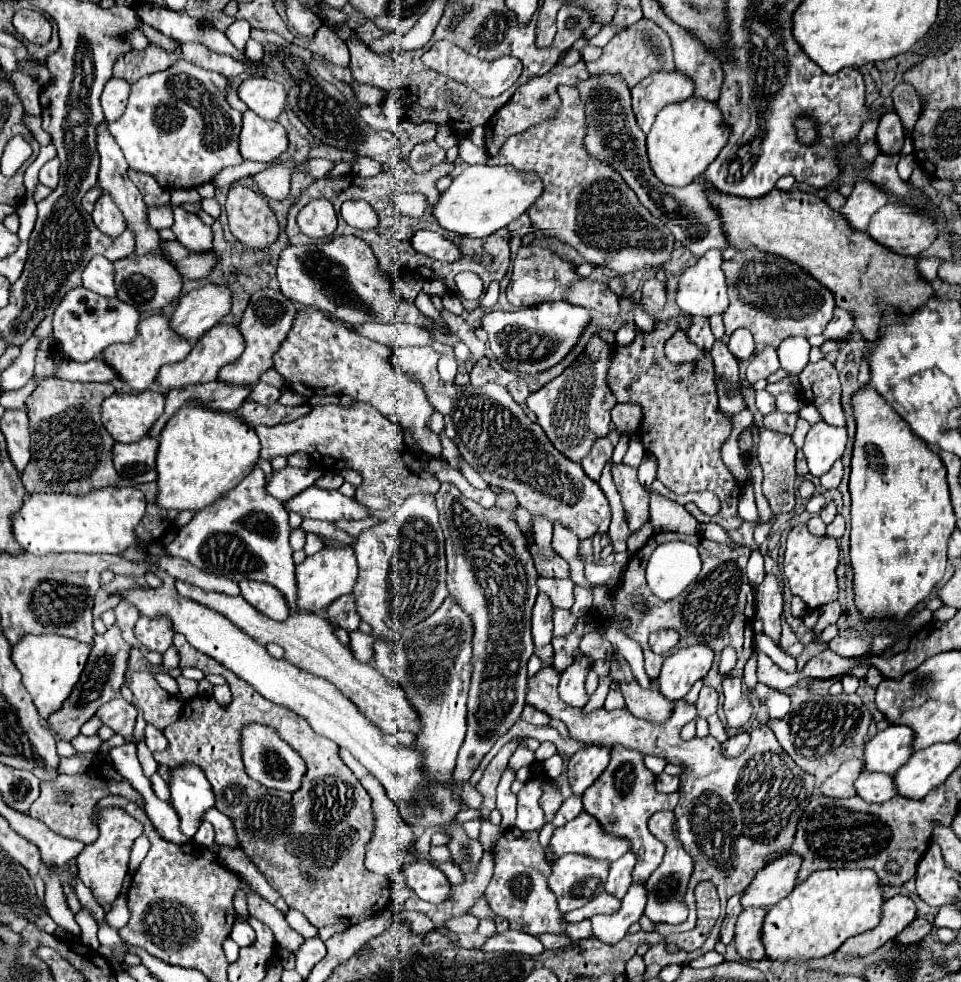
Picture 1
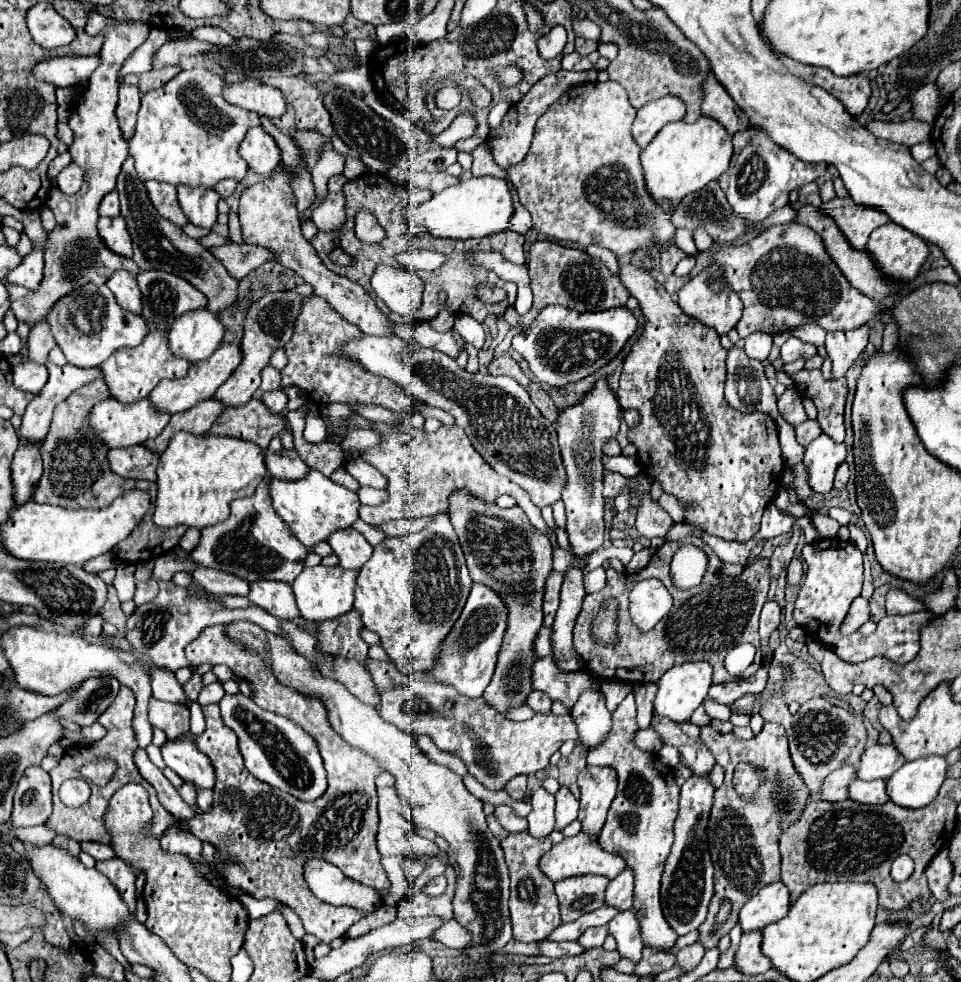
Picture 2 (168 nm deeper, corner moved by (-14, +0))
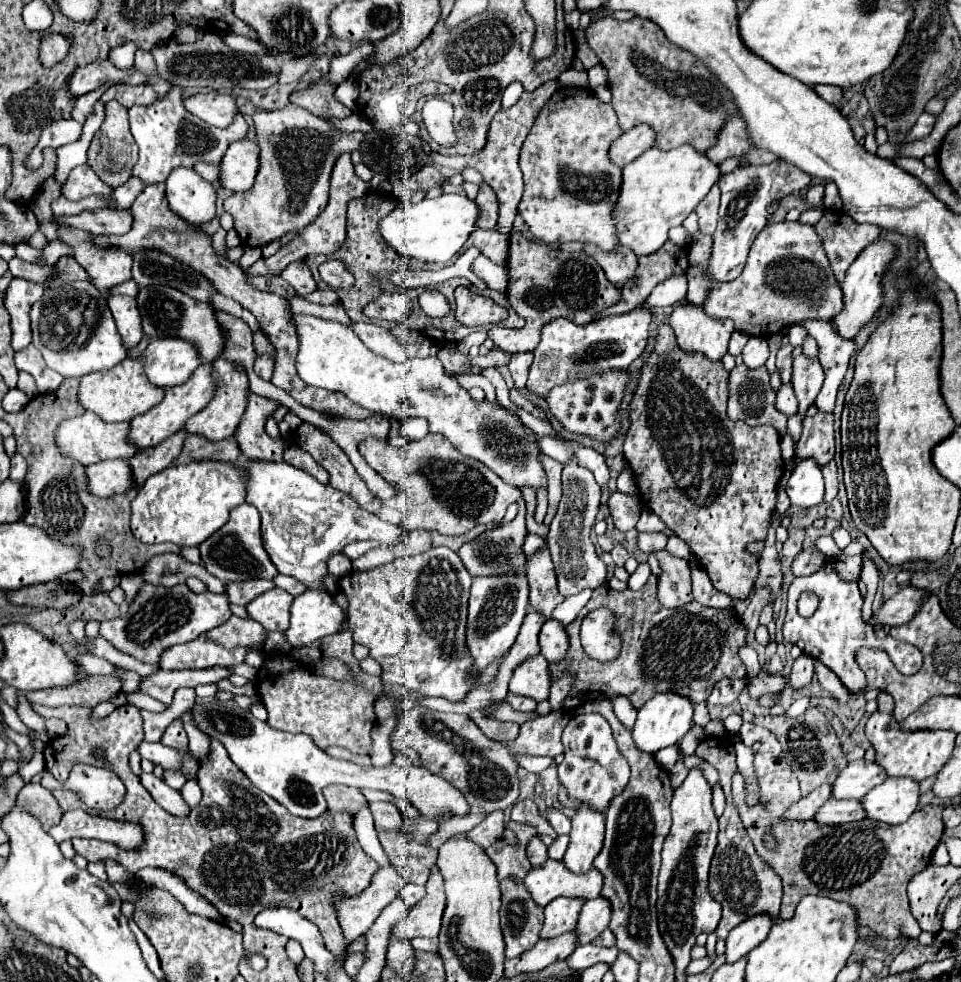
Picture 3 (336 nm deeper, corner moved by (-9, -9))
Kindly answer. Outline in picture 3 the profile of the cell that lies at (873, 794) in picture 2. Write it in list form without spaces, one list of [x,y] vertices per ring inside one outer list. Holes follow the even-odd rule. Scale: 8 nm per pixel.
[[[831,798],[829,802],[825,802],[819,808],[819,814],[815,816],[815,820],[819,820],[819,824],[843,824],[843,822],[853,822],[853,820],[863,820],[865,808],[861,804],[861,800],[837,800]]]

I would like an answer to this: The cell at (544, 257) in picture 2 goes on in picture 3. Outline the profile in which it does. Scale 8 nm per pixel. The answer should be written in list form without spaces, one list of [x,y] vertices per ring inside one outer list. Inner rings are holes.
[[[519,232],[511,234],[507,272],[507,300],[511,308],[525,318],[525,326],[519,330],[491,328],[489,338],[497,348],[509,354],[533,350],[539,344],[539,330],[543,322],[551,322],[551,318],[567,318],[575,324],[587,324],[599,312],[615,306],[621,300],[621,290],[605,278],[605,272],[591,256],[585,252],[553,250],[547,244],[525,240]]]

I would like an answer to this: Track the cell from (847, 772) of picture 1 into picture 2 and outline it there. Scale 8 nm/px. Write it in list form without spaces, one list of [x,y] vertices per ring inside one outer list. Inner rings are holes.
[[[844,765],[840,769],[836,769],[834,773],[830,773],[820,789],[820,797],[822,801],[844,801],[848,799],[848,783],[856,779],[856,769],[852,765]]]

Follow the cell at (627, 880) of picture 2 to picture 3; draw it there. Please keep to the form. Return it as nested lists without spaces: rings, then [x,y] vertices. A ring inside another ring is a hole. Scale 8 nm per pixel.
[[[603,896],[587,900],[581,914],[579,914],[579,944],[593,942],[611,920],[611,902]]]

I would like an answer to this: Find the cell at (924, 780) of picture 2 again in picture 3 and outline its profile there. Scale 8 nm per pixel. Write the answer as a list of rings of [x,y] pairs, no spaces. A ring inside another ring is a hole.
[[[887,778],[863,798],[863,808],[871,820],[901,824],[917,810],[919,796],[921,794],[917,780]]]

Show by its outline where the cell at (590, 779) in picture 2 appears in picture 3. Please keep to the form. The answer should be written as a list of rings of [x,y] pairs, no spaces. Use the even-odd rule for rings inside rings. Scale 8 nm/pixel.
[[[587,802],[579,804],[573,816],[571,842],[563,856],[563,862],[573,872],[587,872],[593,866],[605,838],[605,814],[593,810]]]

